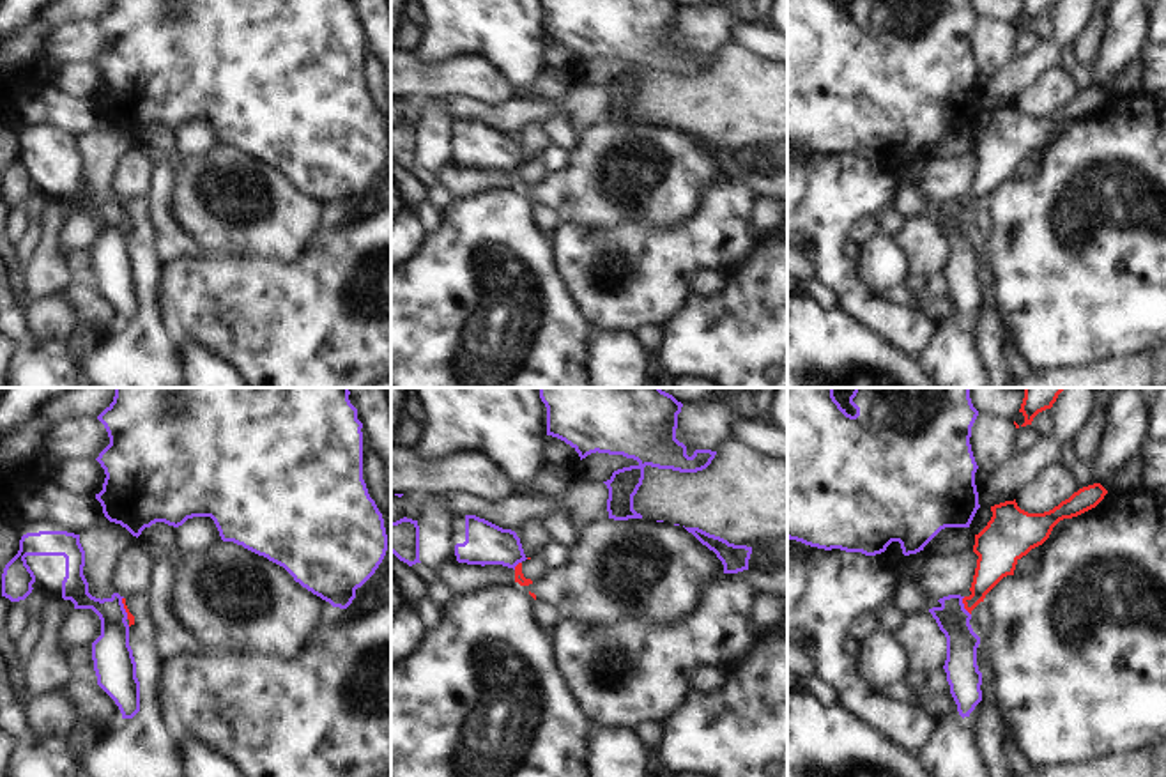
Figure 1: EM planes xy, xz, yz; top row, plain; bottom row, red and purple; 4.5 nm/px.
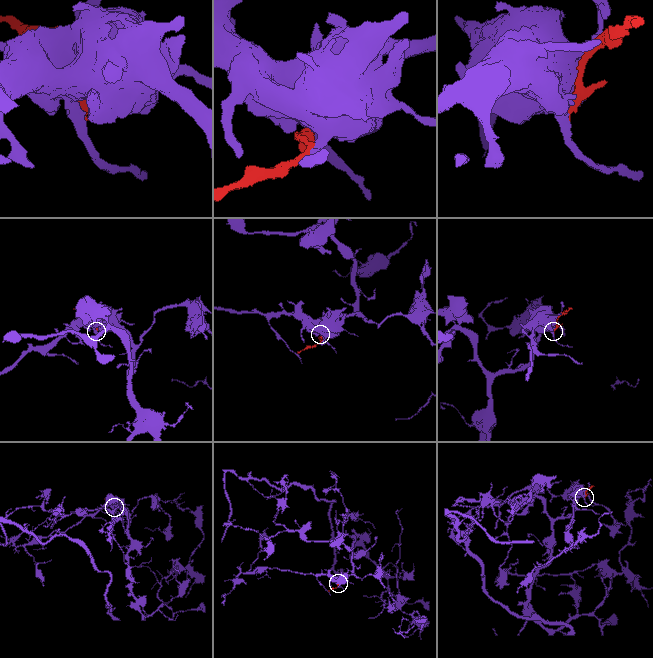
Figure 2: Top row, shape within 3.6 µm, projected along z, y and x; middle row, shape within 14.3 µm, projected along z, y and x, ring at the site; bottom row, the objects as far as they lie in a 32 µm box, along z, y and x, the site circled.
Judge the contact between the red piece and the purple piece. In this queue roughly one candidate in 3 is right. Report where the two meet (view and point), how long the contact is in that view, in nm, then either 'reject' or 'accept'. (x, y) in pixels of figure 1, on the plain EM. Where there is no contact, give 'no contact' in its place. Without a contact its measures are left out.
contact yz (965, 209); length 90 nm; reject

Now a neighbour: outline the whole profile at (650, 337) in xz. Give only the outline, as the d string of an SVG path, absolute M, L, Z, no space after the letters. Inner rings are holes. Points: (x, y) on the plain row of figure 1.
M646 324L646 326L637 327L633 331L633 335L639 338L639 342L642 343L642 347L646 350L651 350L651 352L658 352L660 350L662 340L664 340L662 327L653 326L653 324Z

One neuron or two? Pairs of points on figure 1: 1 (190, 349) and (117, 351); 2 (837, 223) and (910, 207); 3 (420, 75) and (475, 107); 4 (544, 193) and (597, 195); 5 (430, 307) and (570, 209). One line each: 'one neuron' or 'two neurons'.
1: two neurons
2: two neurons
3: two neurons
4: one neuron
5: two neurons

